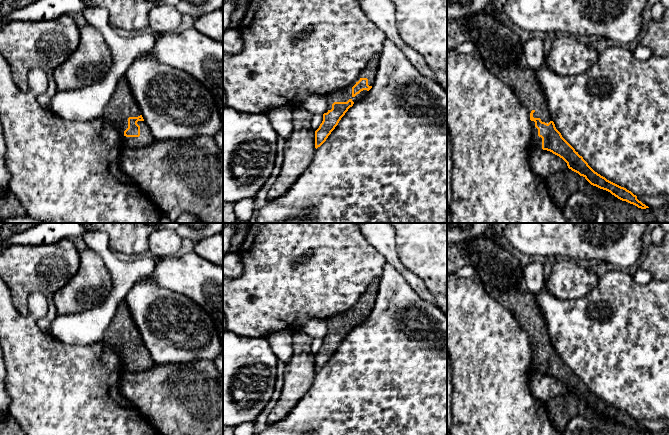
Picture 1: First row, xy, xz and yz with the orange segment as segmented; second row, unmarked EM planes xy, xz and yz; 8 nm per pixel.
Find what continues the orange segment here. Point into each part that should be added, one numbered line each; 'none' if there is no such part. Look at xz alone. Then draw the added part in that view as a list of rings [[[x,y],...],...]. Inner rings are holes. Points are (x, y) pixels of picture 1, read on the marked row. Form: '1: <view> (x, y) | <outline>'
1: xz (344, 94) | [[[376,54],[368,63],[368,65],[361,71],[358,78],[349,86],[346,86],[344,88],[335,90],[331,92],[330,94],[326,95],[327,98],[327,110],[325,113],[327,113],[329,110],[332,109],[332,104],[334,102],[347,102],[349,99],[351,99],[354,103],[360,101],[362,98],[364,98],[369,91],[363,90],[359,94],[357,94],[355,97],[352,96],[352,87],[361,79],[361,78],[367,78],[368,79],[368,85],[372,86],[373,82],[376,78],[378,66],[379,66],[379,60],[380,56],[379,54]]]

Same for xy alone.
1: xy (122, 105) | [[[123,76],[118,81],[109,102],[103,110],[103,117],[120,133],[124,148],[138,149],[155,142],[155,138],[144,121],[137,122],[140,126],[139,137],[126,137],[124,135],[124,131],[128,128],[128,118],[140,115],[139,106],[133,97],[126,78]]]

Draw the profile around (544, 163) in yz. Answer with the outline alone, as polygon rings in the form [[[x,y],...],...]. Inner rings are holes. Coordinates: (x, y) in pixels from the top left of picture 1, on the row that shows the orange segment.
[[[533,147],[531,149],[529,160],[532,170],[543,179],[569,169],[562,158],[540,148]]]

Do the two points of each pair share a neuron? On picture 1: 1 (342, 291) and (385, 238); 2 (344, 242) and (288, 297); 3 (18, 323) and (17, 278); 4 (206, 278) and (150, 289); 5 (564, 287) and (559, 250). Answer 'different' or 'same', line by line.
1: different
2: same
3: different
4: different
5: different

